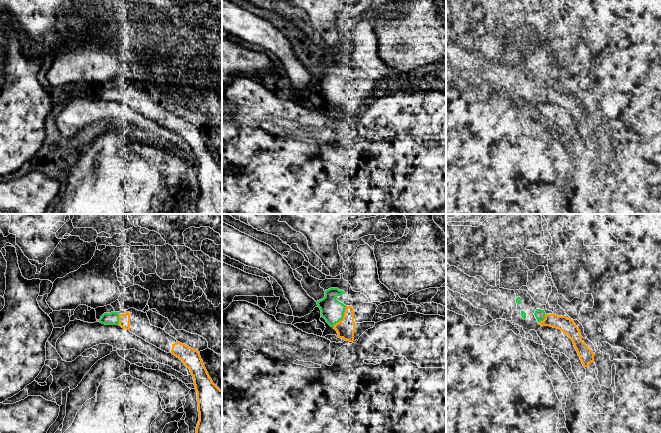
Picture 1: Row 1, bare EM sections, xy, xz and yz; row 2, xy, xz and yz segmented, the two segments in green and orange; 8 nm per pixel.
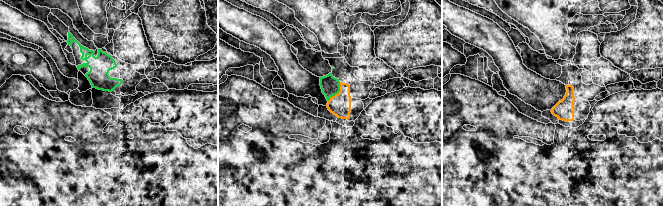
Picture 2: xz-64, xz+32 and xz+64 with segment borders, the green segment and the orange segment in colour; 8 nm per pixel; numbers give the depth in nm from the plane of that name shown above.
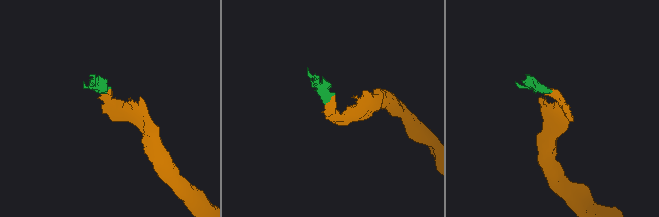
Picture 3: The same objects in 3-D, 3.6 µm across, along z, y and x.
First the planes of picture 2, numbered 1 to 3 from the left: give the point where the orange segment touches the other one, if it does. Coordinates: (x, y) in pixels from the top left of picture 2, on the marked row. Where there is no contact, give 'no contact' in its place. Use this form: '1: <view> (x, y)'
1: no contact
2: xz+32 (337, 93)
3: no contact

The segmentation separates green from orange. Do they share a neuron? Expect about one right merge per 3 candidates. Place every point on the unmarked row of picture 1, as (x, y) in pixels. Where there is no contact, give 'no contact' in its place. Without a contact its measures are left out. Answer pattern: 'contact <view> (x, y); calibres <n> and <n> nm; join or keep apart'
contact xz (343, 92); calibres 180 and 150 nm; join

